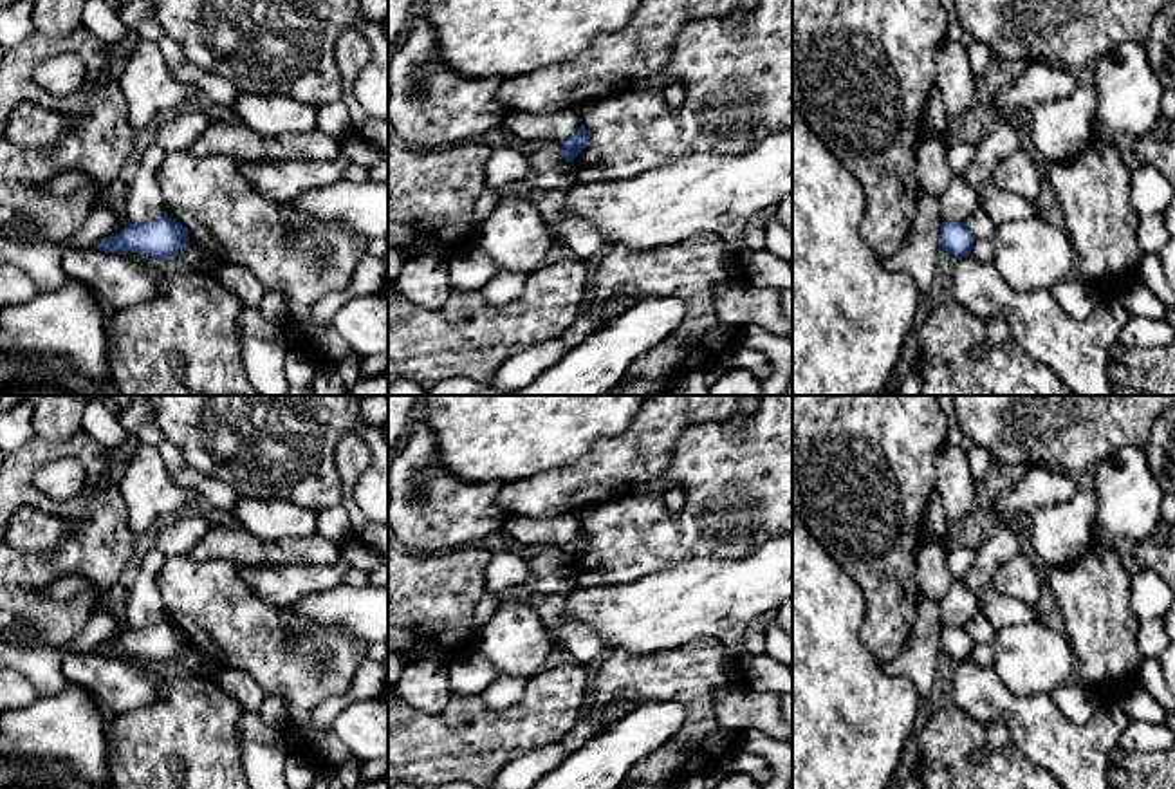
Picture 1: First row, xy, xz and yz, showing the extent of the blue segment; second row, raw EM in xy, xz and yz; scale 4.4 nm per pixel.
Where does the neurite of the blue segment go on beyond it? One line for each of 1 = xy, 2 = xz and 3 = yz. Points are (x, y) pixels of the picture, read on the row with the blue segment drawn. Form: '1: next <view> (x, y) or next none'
1: next none
2: next none
3: next none

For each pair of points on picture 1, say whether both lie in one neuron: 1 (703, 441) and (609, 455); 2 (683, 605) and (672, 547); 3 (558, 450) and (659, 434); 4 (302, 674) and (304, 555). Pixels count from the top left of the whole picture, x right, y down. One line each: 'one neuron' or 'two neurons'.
1: two neurons
2: two neurons
3: two neurons
4: two neurons

